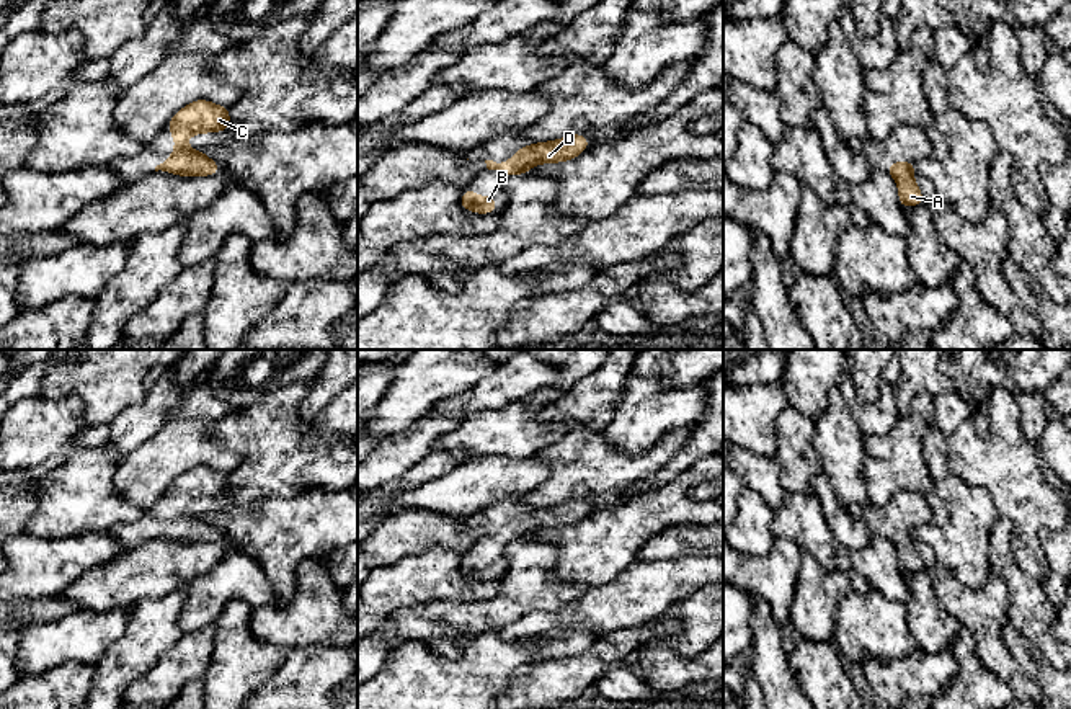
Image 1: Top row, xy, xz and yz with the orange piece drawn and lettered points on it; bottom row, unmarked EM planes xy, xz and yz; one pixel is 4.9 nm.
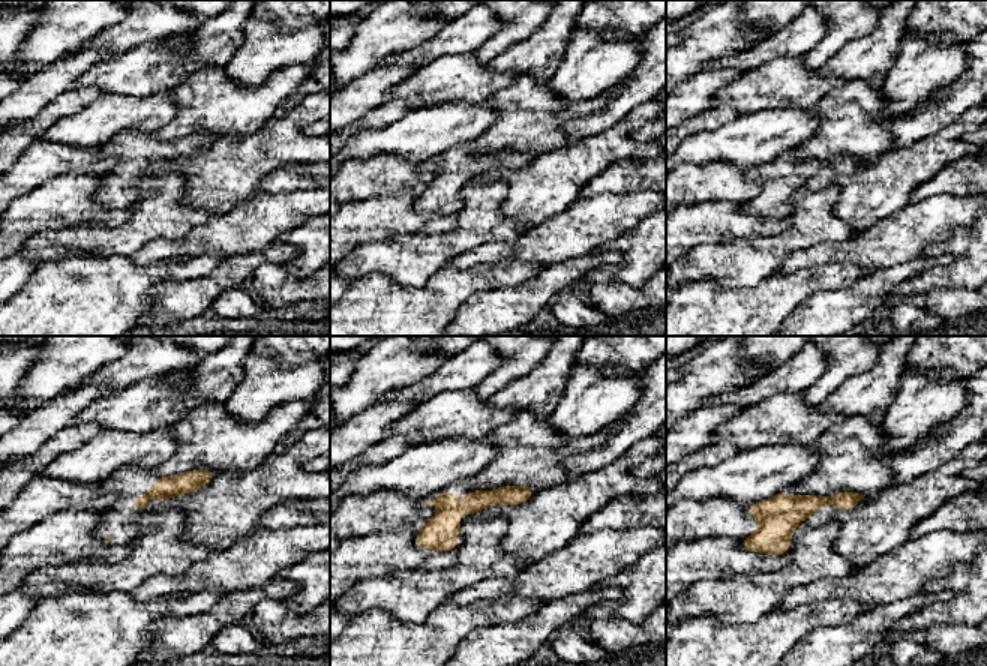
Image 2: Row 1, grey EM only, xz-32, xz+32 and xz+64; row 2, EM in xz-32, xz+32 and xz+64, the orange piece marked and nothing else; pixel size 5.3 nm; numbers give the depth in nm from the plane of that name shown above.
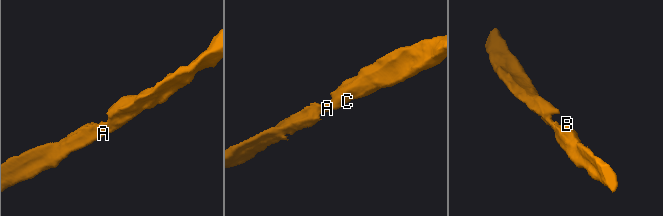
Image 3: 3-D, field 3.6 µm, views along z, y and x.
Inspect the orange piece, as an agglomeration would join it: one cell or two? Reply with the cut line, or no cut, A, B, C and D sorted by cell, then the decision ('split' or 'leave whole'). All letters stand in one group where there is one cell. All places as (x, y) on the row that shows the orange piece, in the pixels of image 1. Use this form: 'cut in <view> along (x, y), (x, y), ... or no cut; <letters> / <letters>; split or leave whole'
no cut; A B C D; leave whole

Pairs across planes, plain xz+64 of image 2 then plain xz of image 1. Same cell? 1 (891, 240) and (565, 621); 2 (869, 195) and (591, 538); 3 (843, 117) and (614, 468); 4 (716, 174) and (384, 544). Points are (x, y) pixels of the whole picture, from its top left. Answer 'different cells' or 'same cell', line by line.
1: same cell
2: same cell
3: same cell
4: same cell

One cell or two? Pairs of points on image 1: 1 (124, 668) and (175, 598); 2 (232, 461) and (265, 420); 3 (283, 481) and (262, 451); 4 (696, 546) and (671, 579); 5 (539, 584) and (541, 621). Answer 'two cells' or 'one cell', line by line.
1: one cell
2: two cells
3: one cell
4: two cells
5: two cells

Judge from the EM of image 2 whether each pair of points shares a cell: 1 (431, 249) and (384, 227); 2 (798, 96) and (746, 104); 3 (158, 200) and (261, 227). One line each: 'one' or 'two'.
1: two
2: one
3: two

